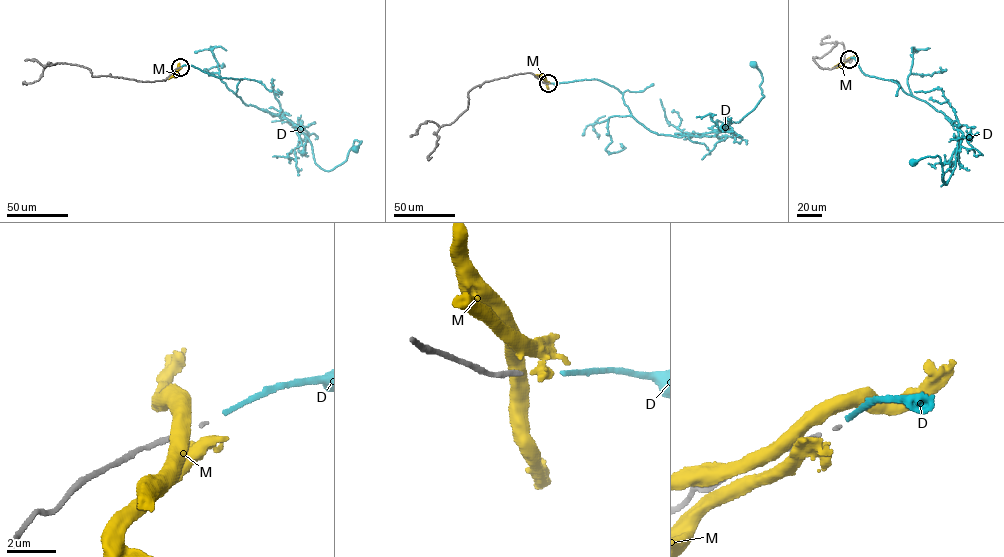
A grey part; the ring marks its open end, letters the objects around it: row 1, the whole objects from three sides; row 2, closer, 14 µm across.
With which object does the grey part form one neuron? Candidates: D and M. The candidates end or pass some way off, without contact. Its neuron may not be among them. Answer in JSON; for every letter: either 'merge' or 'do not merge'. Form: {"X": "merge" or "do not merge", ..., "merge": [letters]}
{"D": "merge", "M": "do not merge", "merge": ["D"]}

